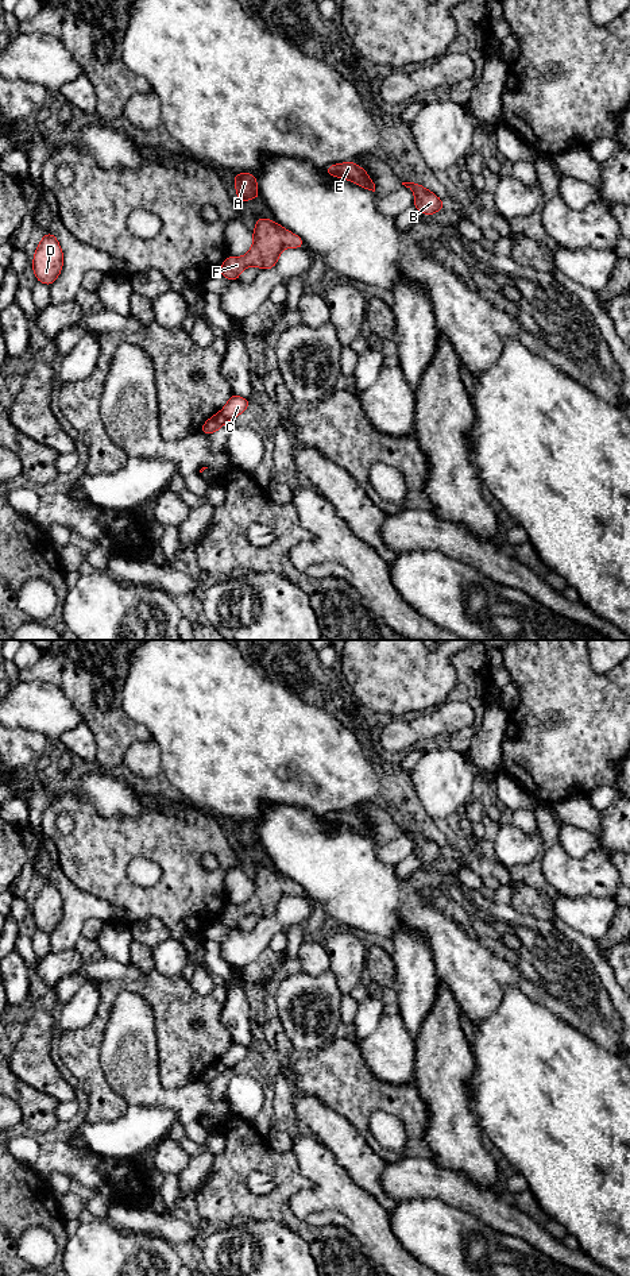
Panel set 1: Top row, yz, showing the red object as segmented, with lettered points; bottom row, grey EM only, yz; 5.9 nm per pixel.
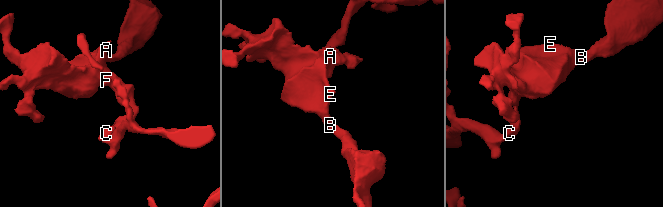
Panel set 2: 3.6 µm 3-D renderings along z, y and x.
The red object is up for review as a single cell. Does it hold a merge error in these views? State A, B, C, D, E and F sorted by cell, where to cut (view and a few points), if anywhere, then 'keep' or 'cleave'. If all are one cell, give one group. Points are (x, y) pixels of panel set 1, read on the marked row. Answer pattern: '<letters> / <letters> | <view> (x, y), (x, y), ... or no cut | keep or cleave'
A B C E F / D | yz (220, 412), (227, 420) | cleave

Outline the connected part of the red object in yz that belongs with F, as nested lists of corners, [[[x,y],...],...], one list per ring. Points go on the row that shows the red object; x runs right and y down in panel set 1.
[[[259,217],[256,220],[252,235],[254,243],[246,255],[240,258],[228,255],[219,267],[219,273],[227,280],[239,280],[241,270],[248,266],[258,266],[262,270],[273,269],[286,247],[305,247],[304,240],[298,235],[287,231],[275,220],[270,221],[267,217]]]

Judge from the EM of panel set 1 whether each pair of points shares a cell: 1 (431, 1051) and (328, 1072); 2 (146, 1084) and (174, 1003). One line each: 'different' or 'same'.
1: different
2: different

